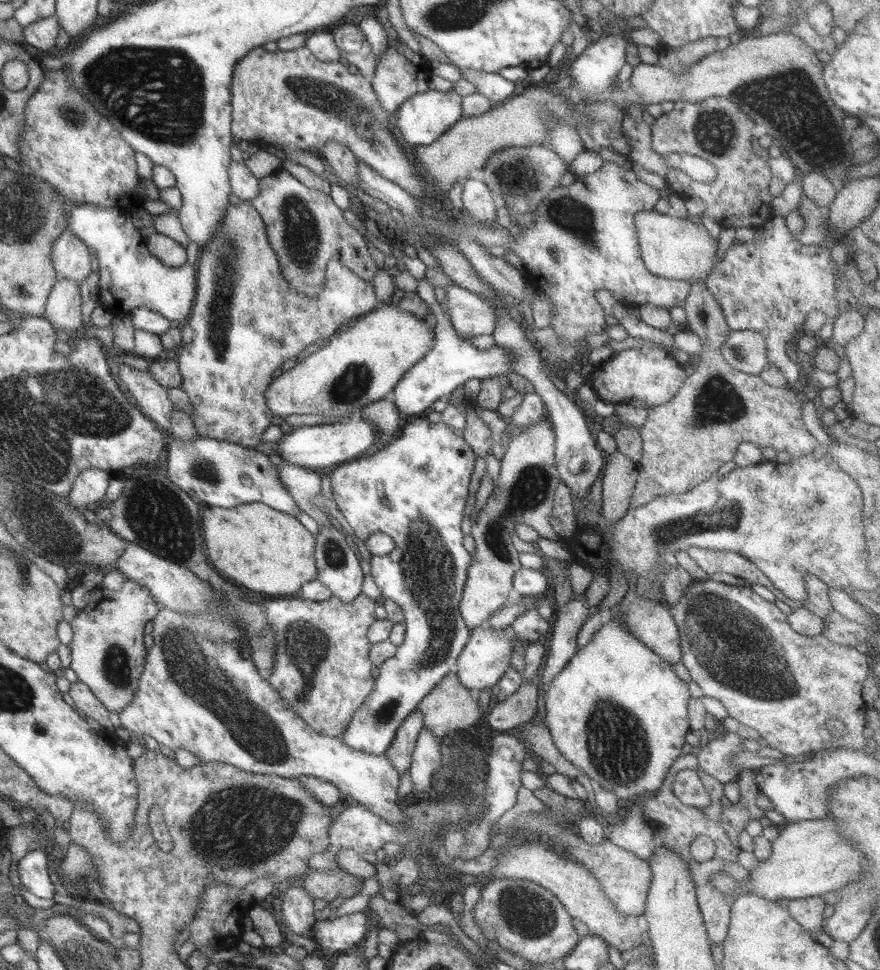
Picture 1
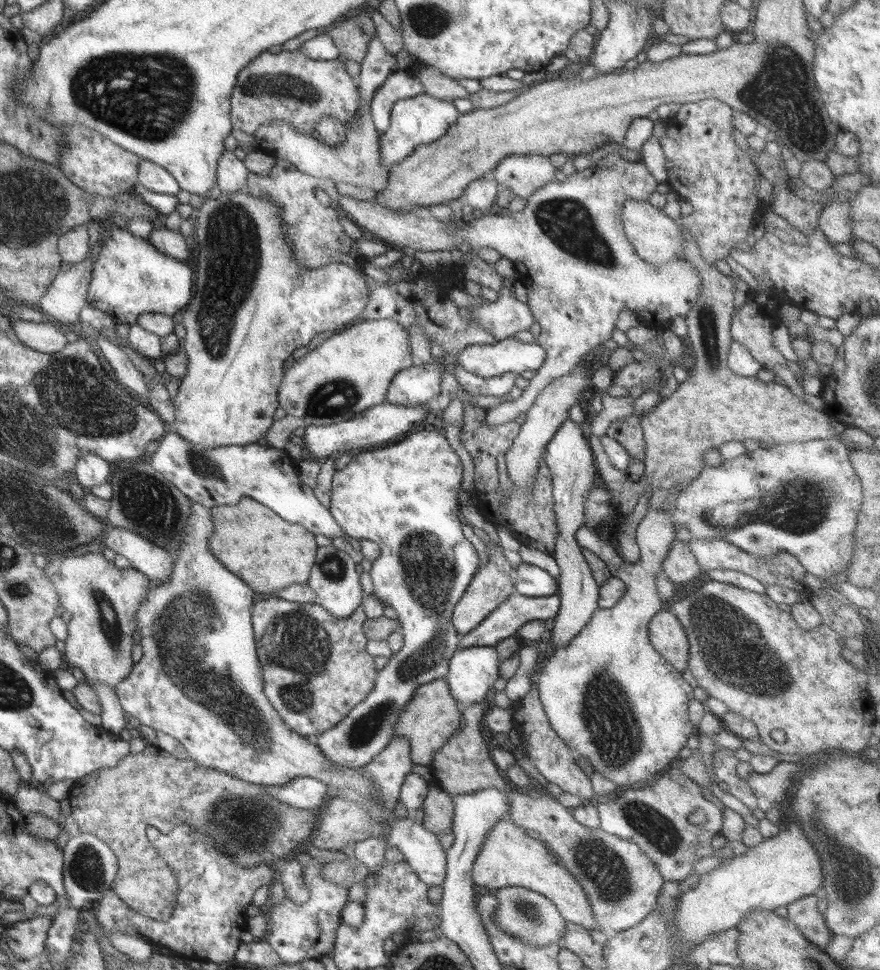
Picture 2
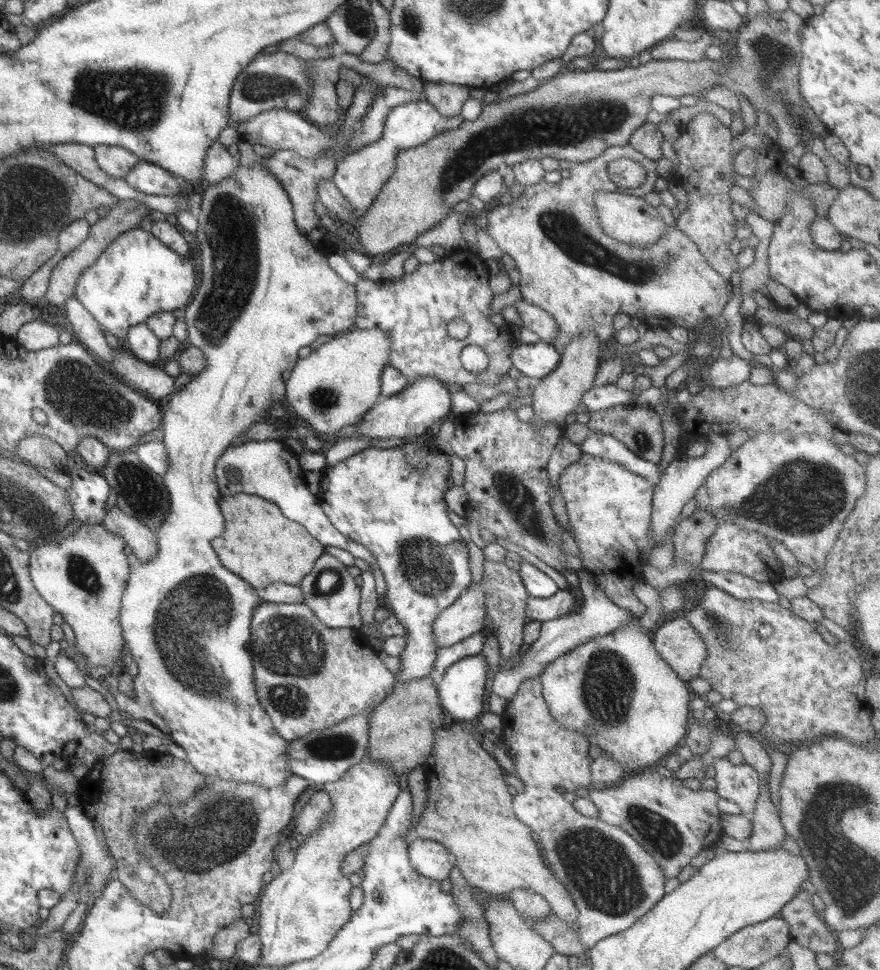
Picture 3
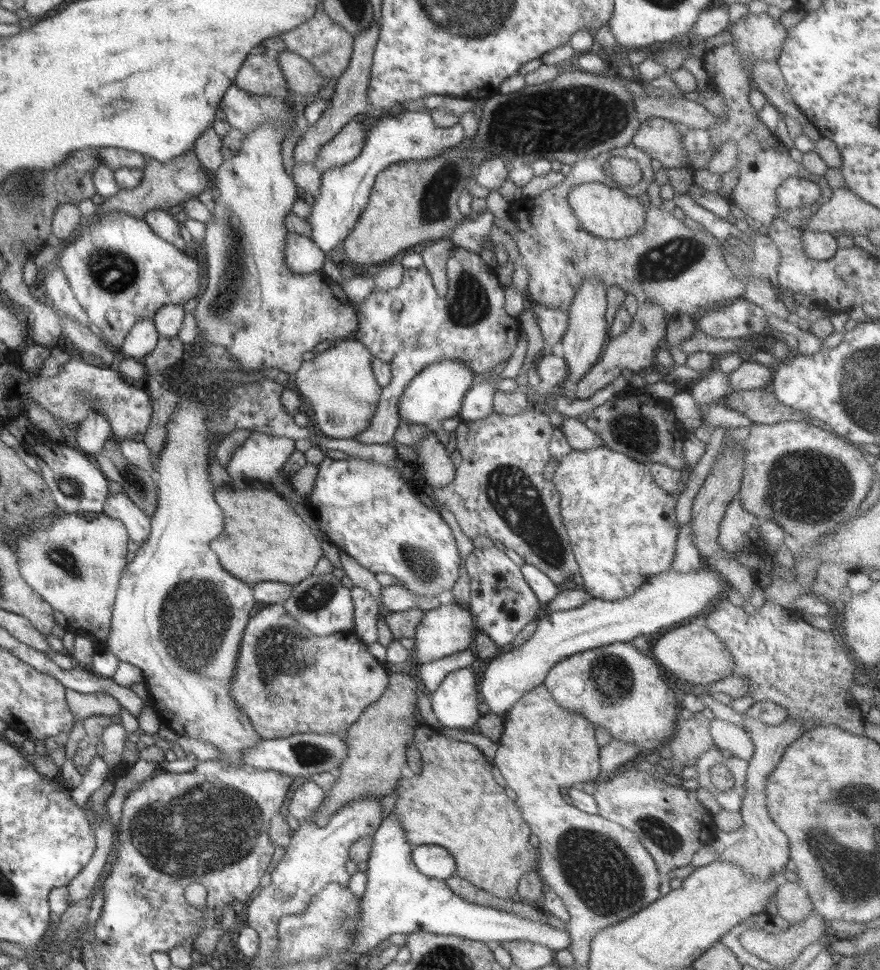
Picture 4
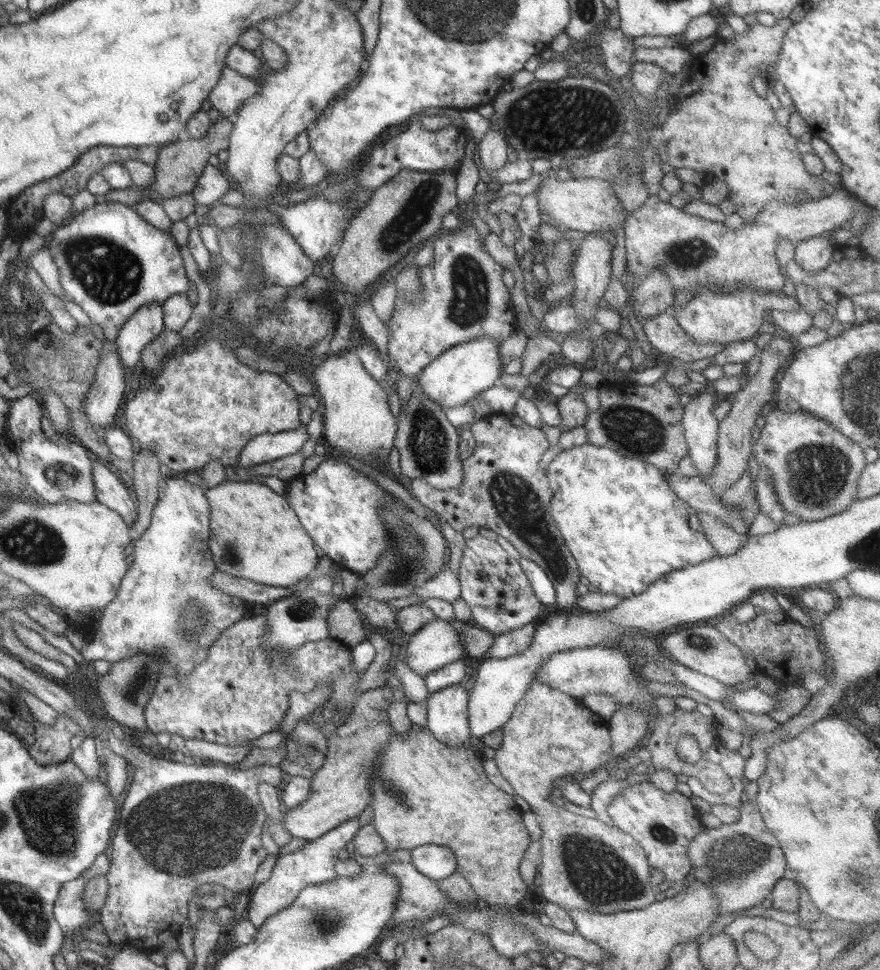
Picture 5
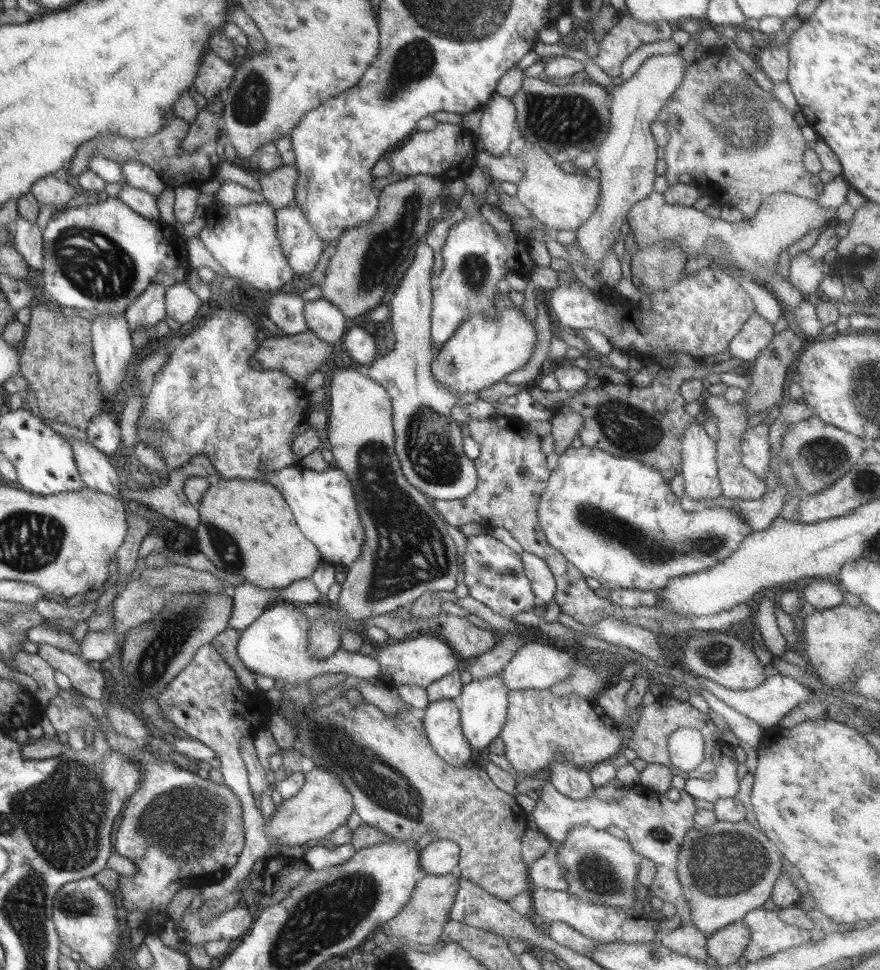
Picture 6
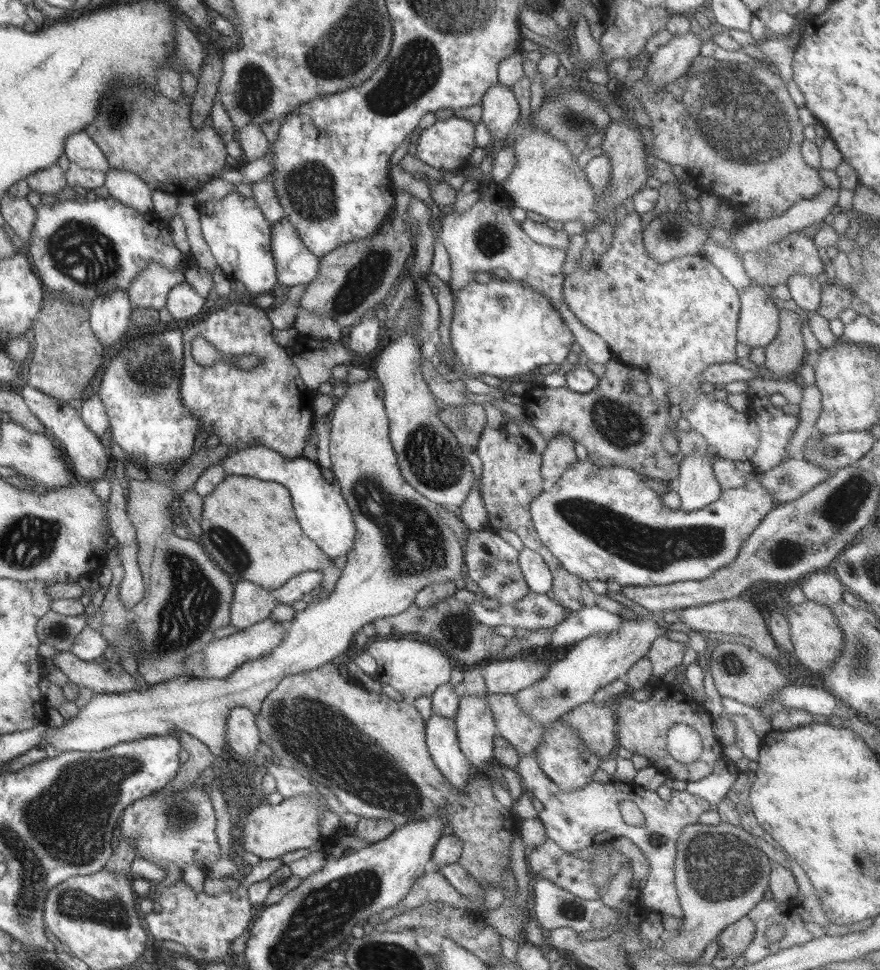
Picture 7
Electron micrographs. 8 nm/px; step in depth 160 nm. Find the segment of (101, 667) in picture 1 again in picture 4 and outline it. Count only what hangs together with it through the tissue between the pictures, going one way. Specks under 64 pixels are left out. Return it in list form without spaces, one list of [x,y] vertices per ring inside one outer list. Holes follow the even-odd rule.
[[[103,513],[63,514],[42,524],[42,530],[21,534],[16,540],[16,550],[25,582],[54,610],[64,614],[66,631],[88,638],[102,650],[110,633],[120,578],[128,565],[128,542],[122,522]]]

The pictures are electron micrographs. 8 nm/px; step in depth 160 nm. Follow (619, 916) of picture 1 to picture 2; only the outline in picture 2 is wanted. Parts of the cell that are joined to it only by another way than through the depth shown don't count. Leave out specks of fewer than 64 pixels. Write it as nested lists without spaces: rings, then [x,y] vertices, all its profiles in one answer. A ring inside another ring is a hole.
[[[507,814],[488,833],[471,873],[479,891],[494,892],[505,886],[526,887],[549,898],[565,921],[579,924],[589,931],[594,930],[597,920],[586,891],[557,859],[542,841],[526,835],[526,830],[516,826]]]

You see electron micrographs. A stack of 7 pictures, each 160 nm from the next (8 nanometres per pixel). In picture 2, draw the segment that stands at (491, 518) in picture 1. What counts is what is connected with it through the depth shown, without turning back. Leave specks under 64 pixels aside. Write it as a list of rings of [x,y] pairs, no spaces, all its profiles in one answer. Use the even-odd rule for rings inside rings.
[[[579,364],[570,374],[559,376],[553,380],[538,395],[536,402],[527,410],[526,421],[521,425],[518,436],[513,440],[512,446],[505,452],[506,468],[509,477],[516,486],[524,487],[526,491],[532,491],[533,482],[537,478],[540,461],[545,454],[546,445],[552,440],[553,434],[562,426],[569,417],[571,406],[579,403],[580,392],[586,390],[590,384],[588,368]],[[492,542],[492,546],[489,546],[489,552],[488,563],[482,563],[478,568],[478,572],[474,574],[474,579],[470,581],[469,587],[453,610],[452,624],[454,624],[454,630],[458,630],[458,634],[462,636],[477,628],[483,619],[515,592],[515,585],[512,584],[512,578],[510,578],[513,569],[509,559],[504,554],[504,548],[498,542]]]

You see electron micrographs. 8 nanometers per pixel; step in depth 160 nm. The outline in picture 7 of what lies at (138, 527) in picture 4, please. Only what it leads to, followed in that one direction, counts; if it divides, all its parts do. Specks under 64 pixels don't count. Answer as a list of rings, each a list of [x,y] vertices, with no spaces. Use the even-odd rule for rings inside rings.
[[[28,384],[20,390],[20,394],[22,398],[25,398],[29,409],[44,423],[48,434],[63,449],[66,458],[70,460],[71,468],[73,470],[92,470],[94,472],[94,474],[77,474],[77,480],[92,483],[98,479],[108,477],[107,471],[111,468],[112,462],[109,448],[104,448],[104,444],[98,440],[99,436],[85,425],[85,421],[81,418],[76,407],[70,406],[68,402],[61,402],[60,399],[56,399],[52,395],[48,395],[44,391],[38,390],[37,387]]]

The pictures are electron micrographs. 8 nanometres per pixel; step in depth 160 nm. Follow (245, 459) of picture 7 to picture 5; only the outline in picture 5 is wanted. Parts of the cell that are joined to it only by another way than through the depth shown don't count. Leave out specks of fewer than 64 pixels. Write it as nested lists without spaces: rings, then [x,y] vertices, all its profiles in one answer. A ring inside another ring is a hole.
[[[330,458],[324,459],[311,473],[300,473],[289,480],[285,492],[302,528],[306,528],[312,541],[332,562],[357,575],[364,575],[378,565],[378,557],[390,545],[388,530],[376,510],[389,494],[380,484],[346,461]]]

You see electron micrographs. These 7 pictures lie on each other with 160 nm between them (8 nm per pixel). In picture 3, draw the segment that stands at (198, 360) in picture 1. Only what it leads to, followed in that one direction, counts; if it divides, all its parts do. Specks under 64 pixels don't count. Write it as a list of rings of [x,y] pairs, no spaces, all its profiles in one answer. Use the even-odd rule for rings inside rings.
[[[257,163],[250,167],[239,166],[238,170],[228,178],[212,185],[212,187],[204,186],[201,188],[201,204],[200,213],[197,219],[200,226],[195,232],[195,239],[200,244],[200,284],[196,288],[191,302],[186,305],[185,323],[188,331],[188,342],[192,346],[199,348],[206,357],[206,366],[201,370],[190,382],[187,382],[180,390],[176,390],[171,394],[164,414],[160,414],[160,428],[164,432],[162,442],[167,448],[167,457],[169,458],[169,469],[163,475],[165,480],[167,493],[170,495],[170,511],[166,515],[166,519],[155,532],[157,537],[158,550],[154,559],[146,563],[142,563],[138,570],[130,570],[130,575],[126,580],[126,588],[121,600],[120,628],[122,628],[122,640],[126,653],[132,654],[134,660],[138,664],[138,674],[132,679],[134,686],[134,696],[127,696],[119,690],[115,690],[114,698],[122,710],[122,713],[130,720],[146,720],[162,732],[168,733],[171,740],[182,746],[187,754],[187,762],[190,763],[198,772],[206,778],[220,778],[233,782],[242,782],[246,784],[258,785],[263,787],[274,788],[282,786],[286,783],[286,779],[292,777],[290,767],[287,762],[289,760],[289,744],[285,738],[282,738],[274,728],[274,723],[268,716],[268,713],[260,704],[254,680],[254,665],[251,653],[251,618],[254,609],[261,604],[261,598],[257,589],[250,586],[242,578],[238,578],[236,574],[232,574],[230,570],[226,570],[214,547],[210,546],[211,541],[218,534],[222,535],[226,526],[222,511],[220,511],[219,501],[221,498],[219,486],[215,479],[215,464],[218,458],[224,454],[224,451],[230,447],[230,442],[236,436],[245,434],[245,430],[250,428],[256,422],[265,420],[269,415],[273,404],[284,403],[285,400],[285,381],[282,372],[292,368],[298,360],[298,350],[300,347],[310,345],[322,334],[330,334],[334,337],[346,331],[353,331],[357,326],[355,320],[357,317],[357,293],[355,286],[345,281],[330,265],[327,256],[320,253],[312,243],[297,229],[295,216],[293,213],[293,204],[288,198],[286,191],[262,164]]]

